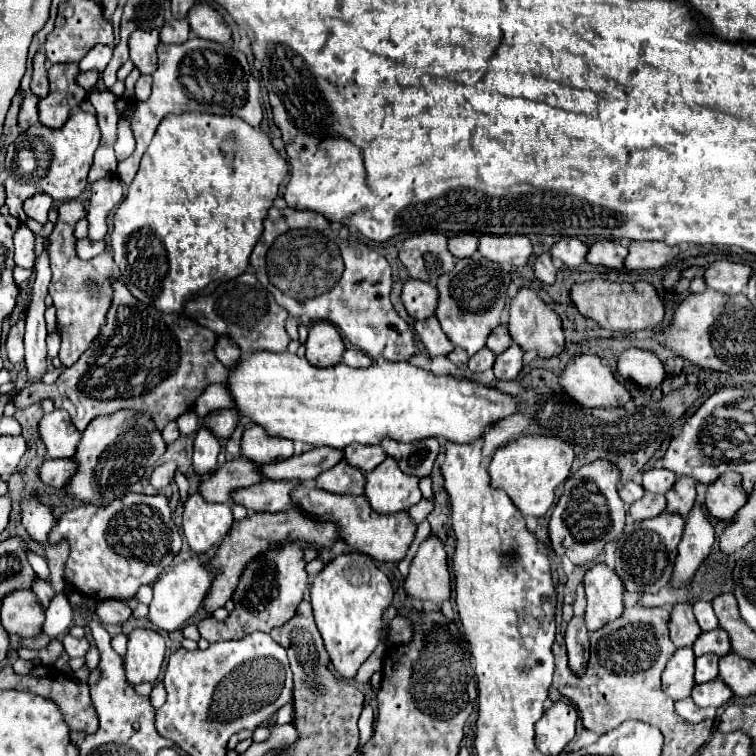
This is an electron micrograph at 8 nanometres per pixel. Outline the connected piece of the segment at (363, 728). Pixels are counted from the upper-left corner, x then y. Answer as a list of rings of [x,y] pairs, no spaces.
[[[364,707],[360,715],[360,745],[364,745],[372,737],[372,723],[374,723],[374,709]]]

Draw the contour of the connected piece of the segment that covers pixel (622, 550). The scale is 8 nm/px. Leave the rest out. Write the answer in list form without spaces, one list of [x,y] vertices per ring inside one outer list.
[[[662,513],[654,519],[628,523],[624,527],[622,537],[618,541],[618,557],[614,571],[622,579],[626,591],[658,593],[664,585],[670,583],[682,531],[684,531],[684,519],[676,517],[674,513]]]

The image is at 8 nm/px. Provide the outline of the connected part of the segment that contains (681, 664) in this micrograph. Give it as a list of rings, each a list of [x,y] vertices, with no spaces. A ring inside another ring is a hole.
[[[682,647],[668,661],[668,665],[662,673],[662,689],[670,699],[680,701],[680,699],[686,699],[692,695],[692,689],[696,685],[694,659],[696,659],[694,651],[690,647]]]

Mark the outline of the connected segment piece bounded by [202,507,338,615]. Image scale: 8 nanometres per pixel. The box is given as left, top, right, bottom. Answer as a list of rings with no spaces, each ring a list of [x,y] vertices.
[[[296,507],[278,511],[278,513],[250,513],[246,519],[236,521],[232,525],[232,529],[228,531],[228,535],[222,539],[214,557],[206,565],[208,571],[214,573],[214,579],[212,579],[212,585],[210,585],[204,605],[202,605],[204,611],[208,615],[212,615],[218,607],[224,607],[224,603],[228,599],[232,599],[232,593],[240,579],[240,573],[244,571],[244,565],[252,557],[256,557],[256,553],[262,553],[264,549],[270,549],[272,545],[280,545],[280,541],[308,541],[308,543],[312,543],[312,547],[324,549],[324,547],[330,547],[338,539],[338,533],[334,527],[336,525],[332,525],[332,523],[314,521],[312,517],[300,513],[300,509],[296,509]]]

